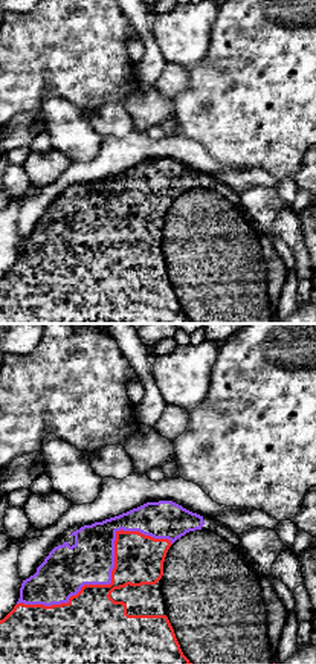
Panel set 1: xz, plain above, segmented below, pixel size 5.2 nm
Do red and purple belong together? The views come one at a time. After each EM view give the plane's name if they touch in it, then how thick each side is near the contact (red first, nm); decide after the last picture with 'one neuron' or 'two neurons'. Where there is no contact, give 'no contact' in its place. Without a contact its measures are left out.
contact in xz; calibres 320 and 240 nm

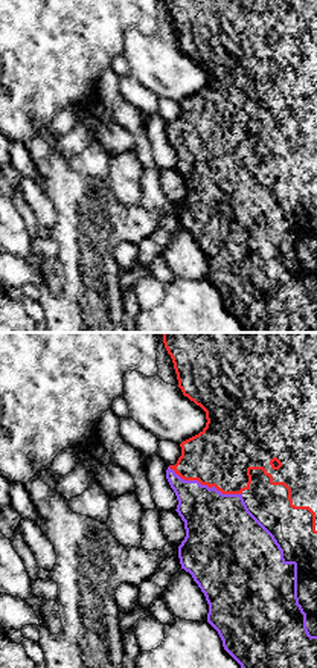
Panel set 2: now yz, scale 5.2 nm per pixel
contact in yz; calibres 340 and 360 nm

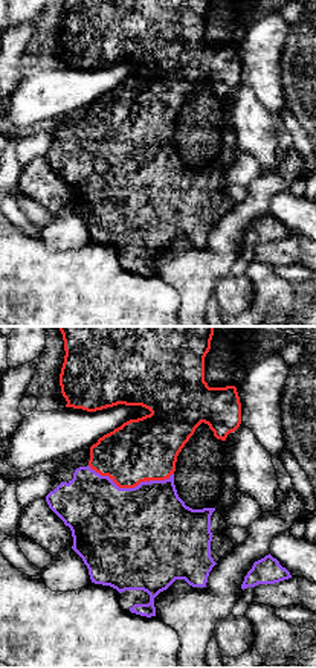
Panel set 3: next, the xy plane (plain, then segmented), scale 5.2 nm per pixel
contact in xy; calibres 340 and 500 nm

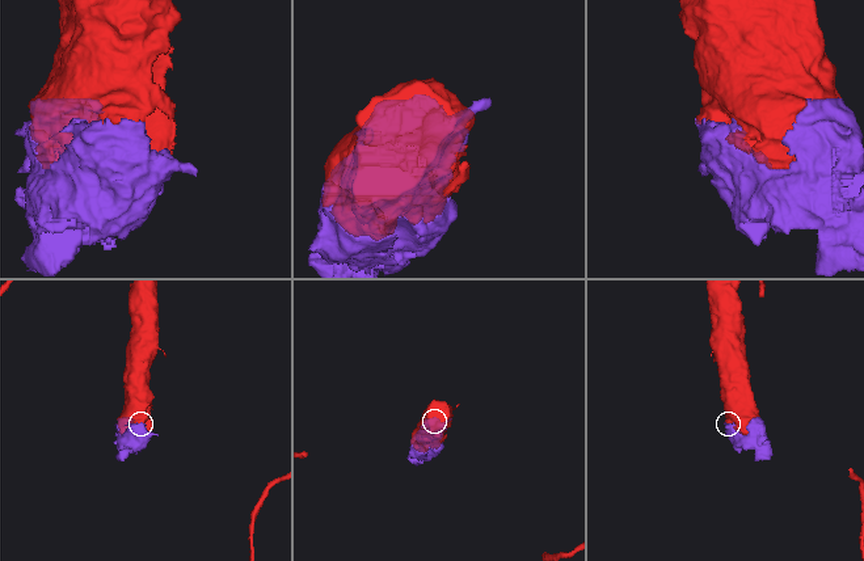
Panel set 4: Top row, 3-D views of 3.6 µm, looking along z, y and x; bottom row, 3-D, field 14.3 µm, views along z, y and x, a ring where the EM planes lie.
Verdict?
one neuron

